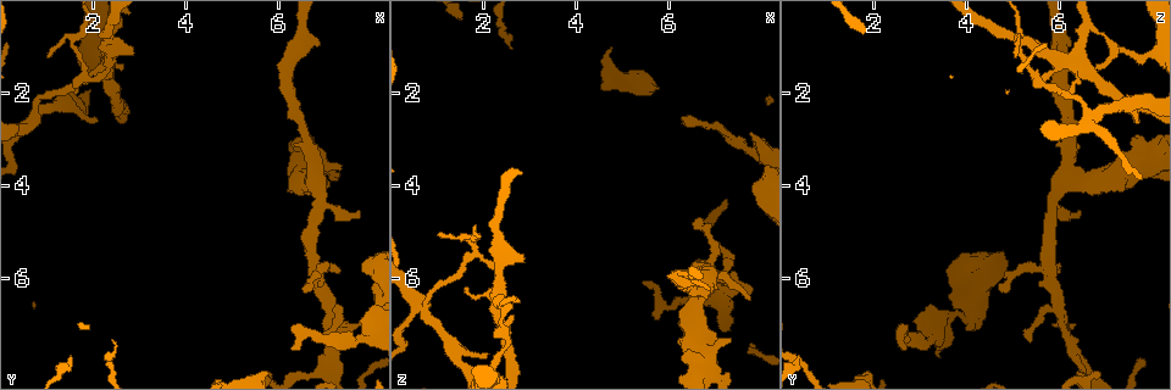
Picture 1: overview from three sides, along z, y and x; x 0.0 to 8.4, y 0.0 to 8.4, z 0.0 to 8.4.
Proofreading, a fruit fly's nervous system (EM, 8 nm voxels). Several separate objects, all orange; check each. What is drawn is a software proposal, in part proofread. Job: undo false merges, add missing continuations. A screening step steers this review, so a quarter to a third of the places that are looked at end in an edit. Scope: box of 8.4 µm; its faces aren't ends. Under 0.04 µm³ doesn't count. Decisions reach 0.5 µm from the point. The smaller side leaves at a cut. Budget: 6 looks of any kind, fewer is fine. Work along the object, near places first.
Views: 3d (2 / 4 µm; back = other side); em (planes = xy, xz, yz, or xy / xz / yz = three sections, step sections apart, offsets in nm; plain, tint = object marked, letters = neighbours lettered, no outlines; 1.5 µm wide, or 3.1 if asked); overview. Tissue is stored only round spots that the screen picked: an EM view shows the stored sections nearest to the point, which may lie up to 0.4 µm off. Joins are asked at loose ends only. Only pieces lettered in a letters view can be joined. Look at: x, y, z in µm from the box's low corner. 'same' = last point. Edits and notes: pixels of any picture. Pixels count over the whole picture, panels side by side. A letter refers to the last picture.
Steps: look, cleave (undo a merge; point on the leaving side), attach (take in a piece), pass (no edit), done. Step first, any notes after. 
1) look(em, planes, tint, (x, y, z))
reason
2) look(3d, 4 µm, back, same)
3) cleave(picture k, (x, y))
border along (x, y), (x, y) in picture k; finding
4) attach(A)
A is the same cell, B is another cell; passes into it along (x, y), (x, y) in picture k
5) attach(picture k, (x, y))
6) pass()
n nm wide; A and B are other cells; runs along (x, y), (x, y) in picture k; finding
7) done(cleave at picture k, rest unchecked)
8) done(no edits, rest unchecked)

look(em, planes, tint, (6.30, 7.50, 2.65))
thin end

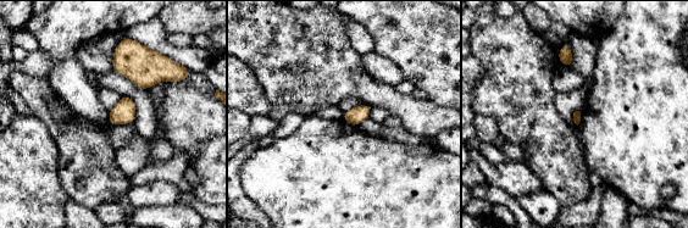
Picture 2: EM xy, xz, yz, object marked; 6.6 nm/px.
look(em, planes, letters, same)

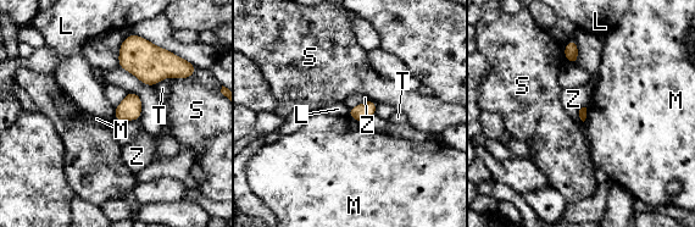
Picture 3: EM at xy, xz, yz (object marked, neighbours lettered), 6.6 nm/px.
pass()
L, M, S, T and Z are other cells; none of them fits

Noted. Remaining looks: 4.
look(3d, 2 µm, back, (0.70, 2.45, 6.60))
four-way junction

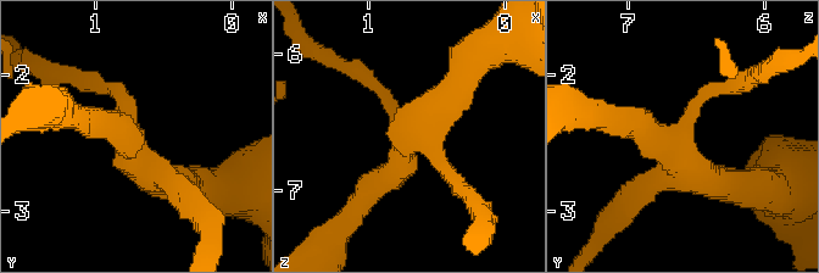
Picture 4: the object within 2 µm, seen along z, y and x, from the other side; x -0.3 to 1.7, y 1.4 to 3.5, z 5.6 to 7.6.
look(em, xz, step 4, tint, (0.74, 2.46, 6.64))
4 arms

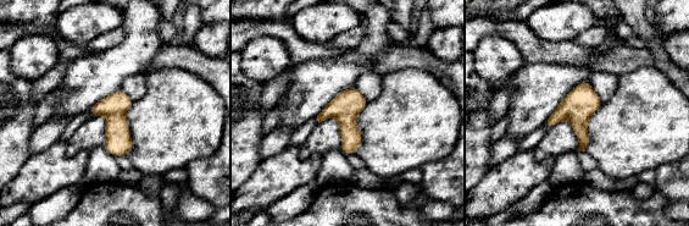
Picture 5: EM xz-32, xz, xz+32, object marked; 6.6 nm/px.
look(em, planes, letters, same)
cut it another way

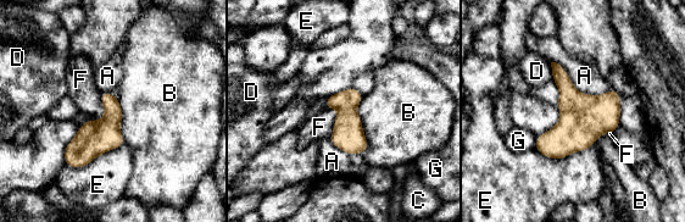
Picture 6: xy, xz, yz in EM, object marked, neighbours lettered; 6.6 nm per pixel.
pass()
A, B, C, D, E, F and G are other cells; continuous, no second neuron

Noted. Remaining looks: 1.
done(no edits, rest unchecked)

